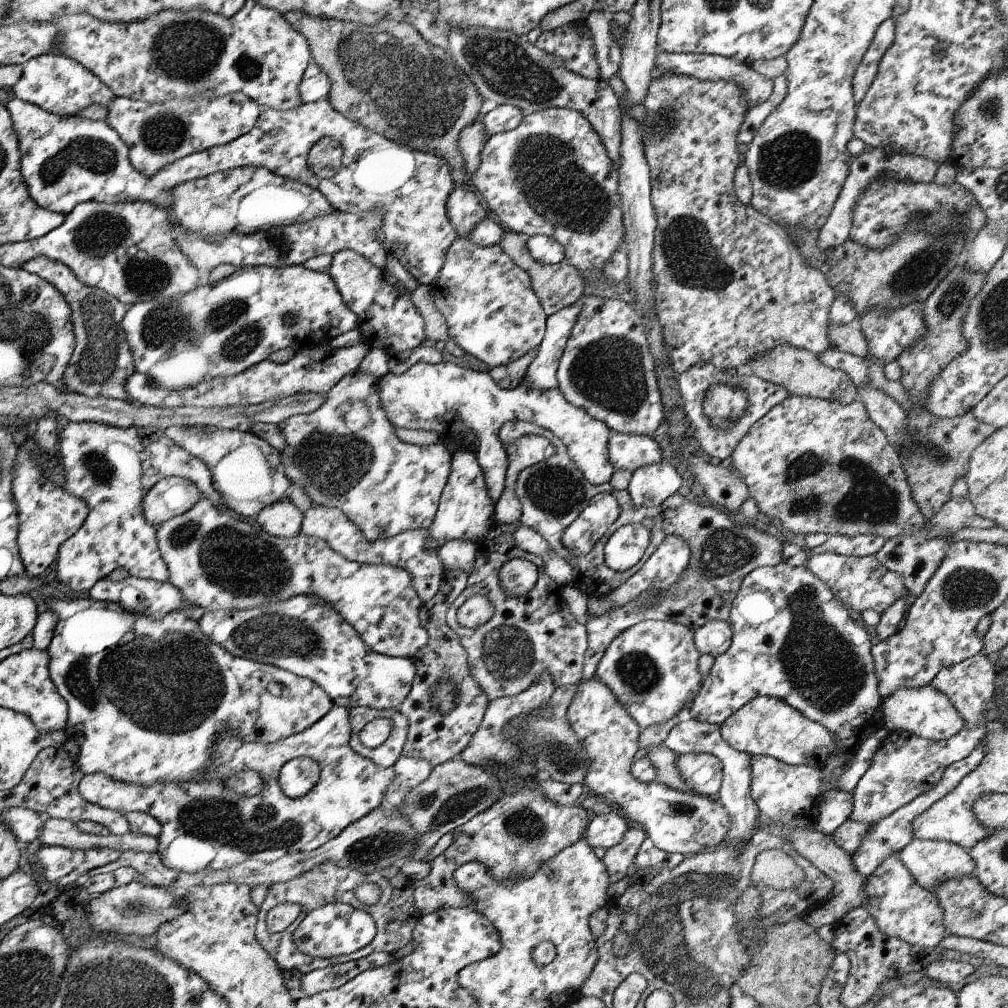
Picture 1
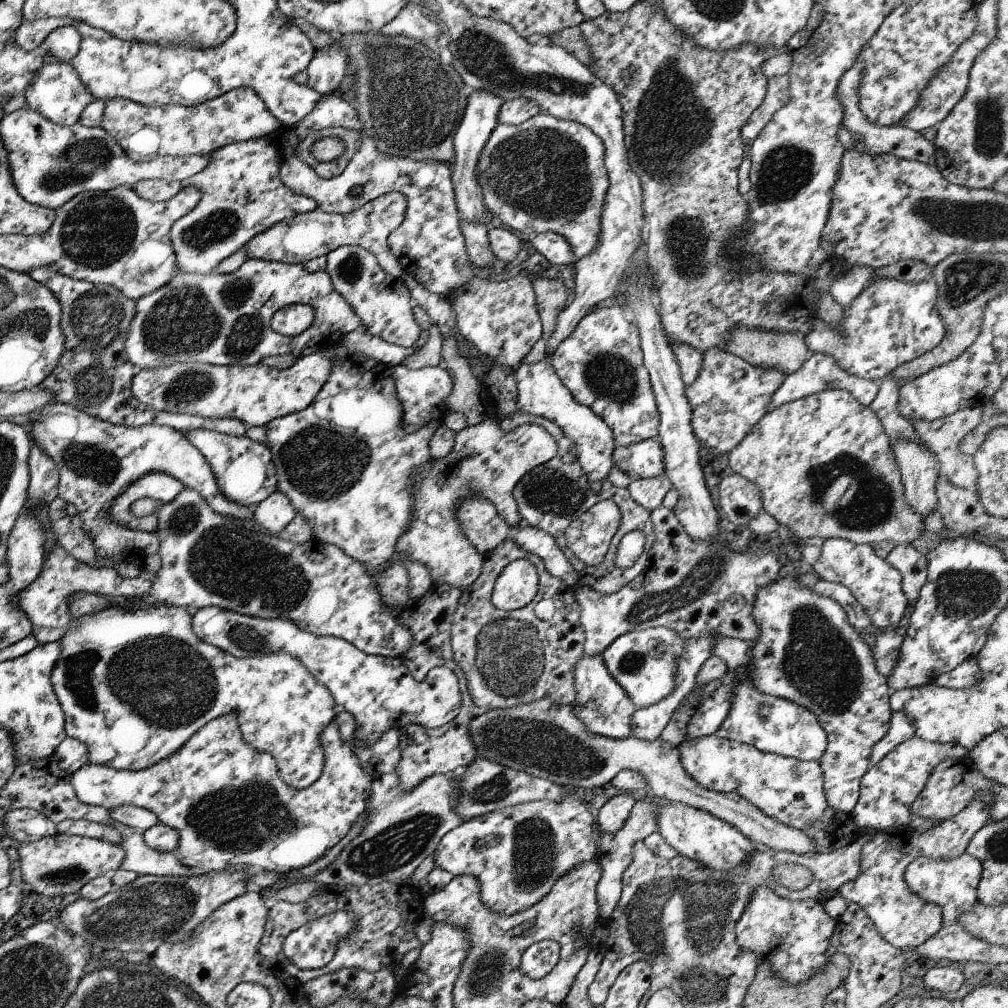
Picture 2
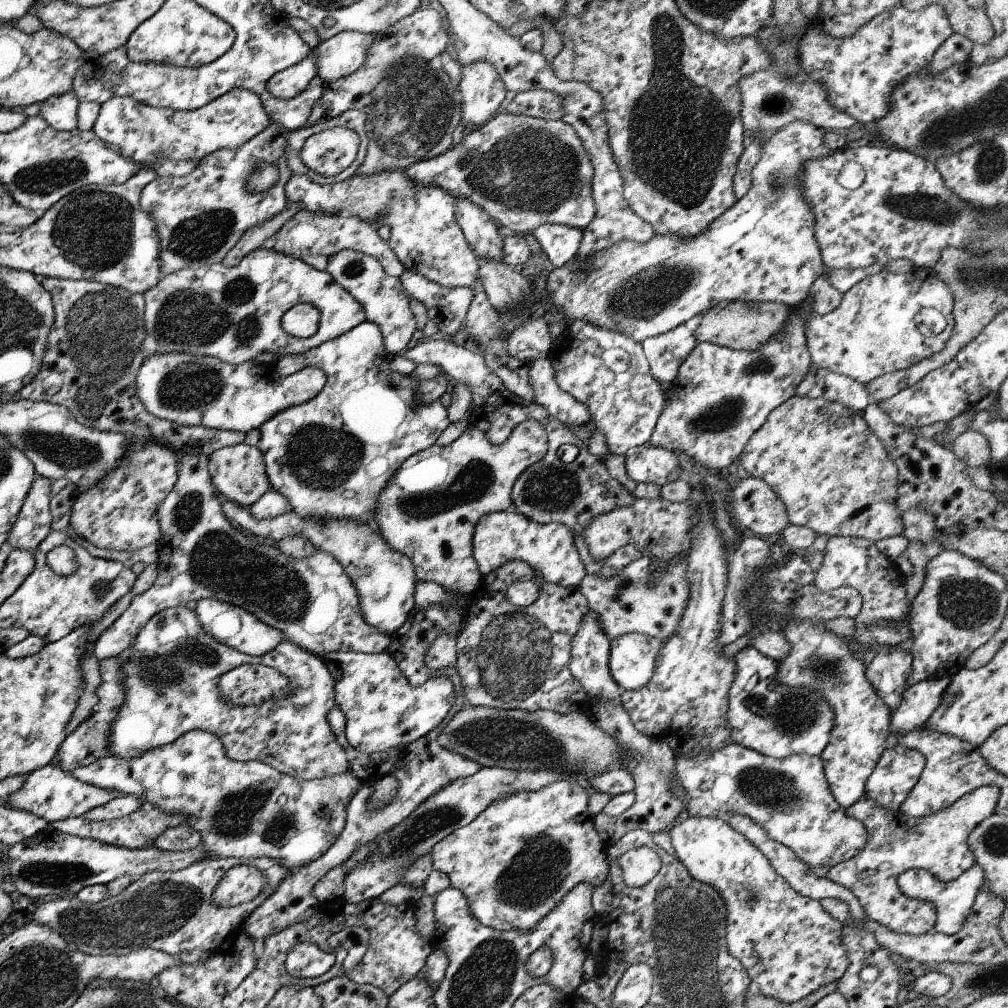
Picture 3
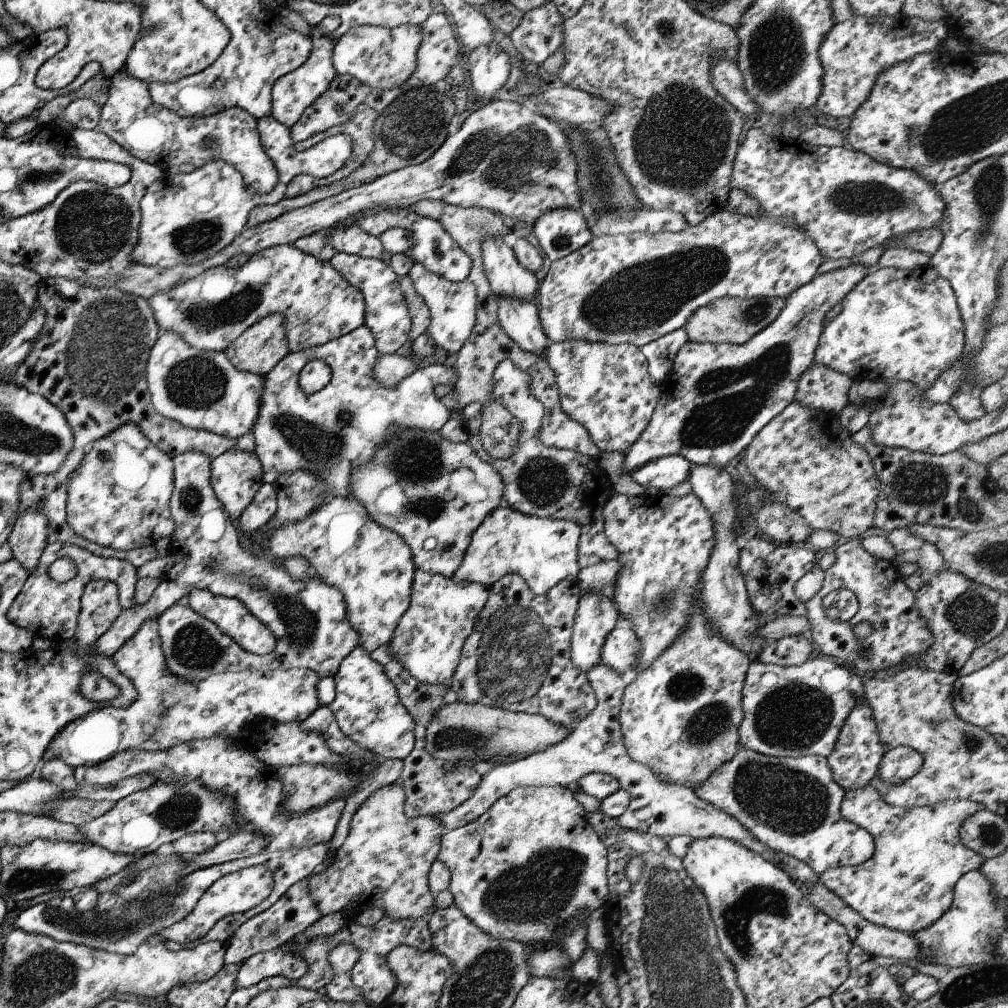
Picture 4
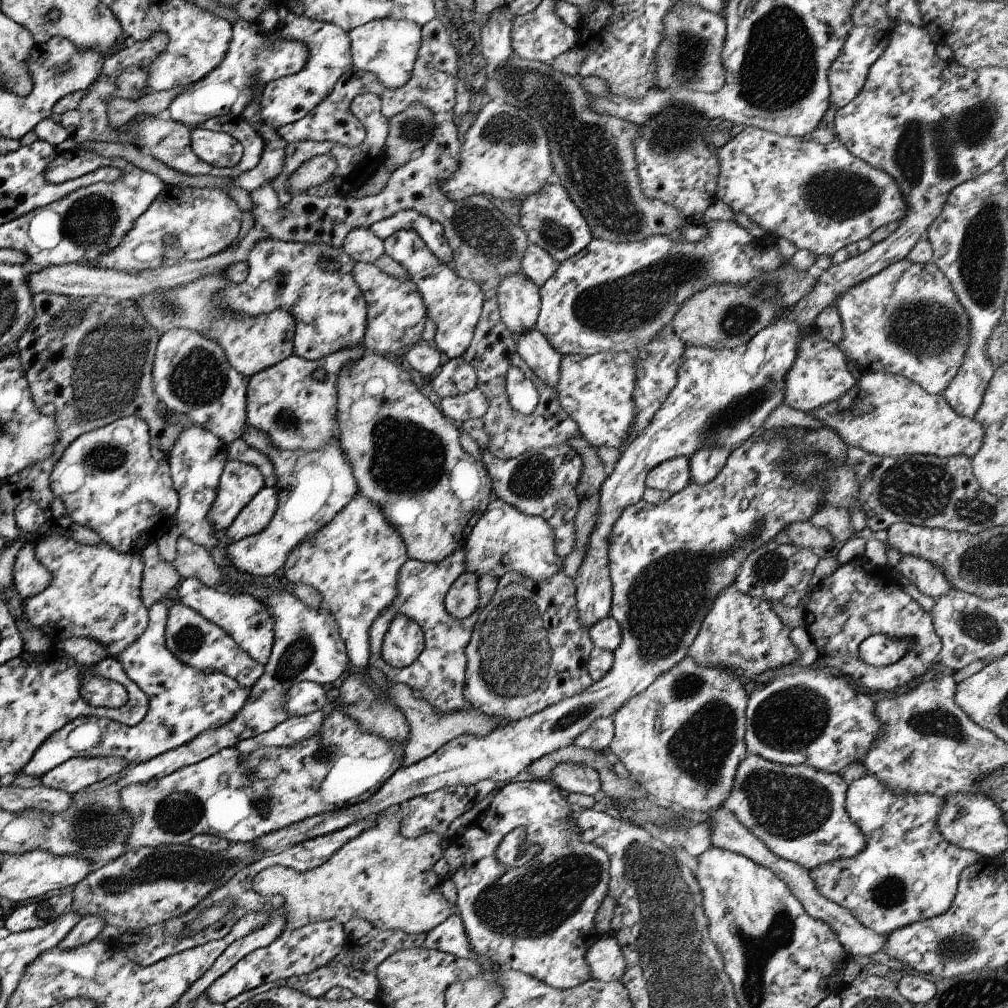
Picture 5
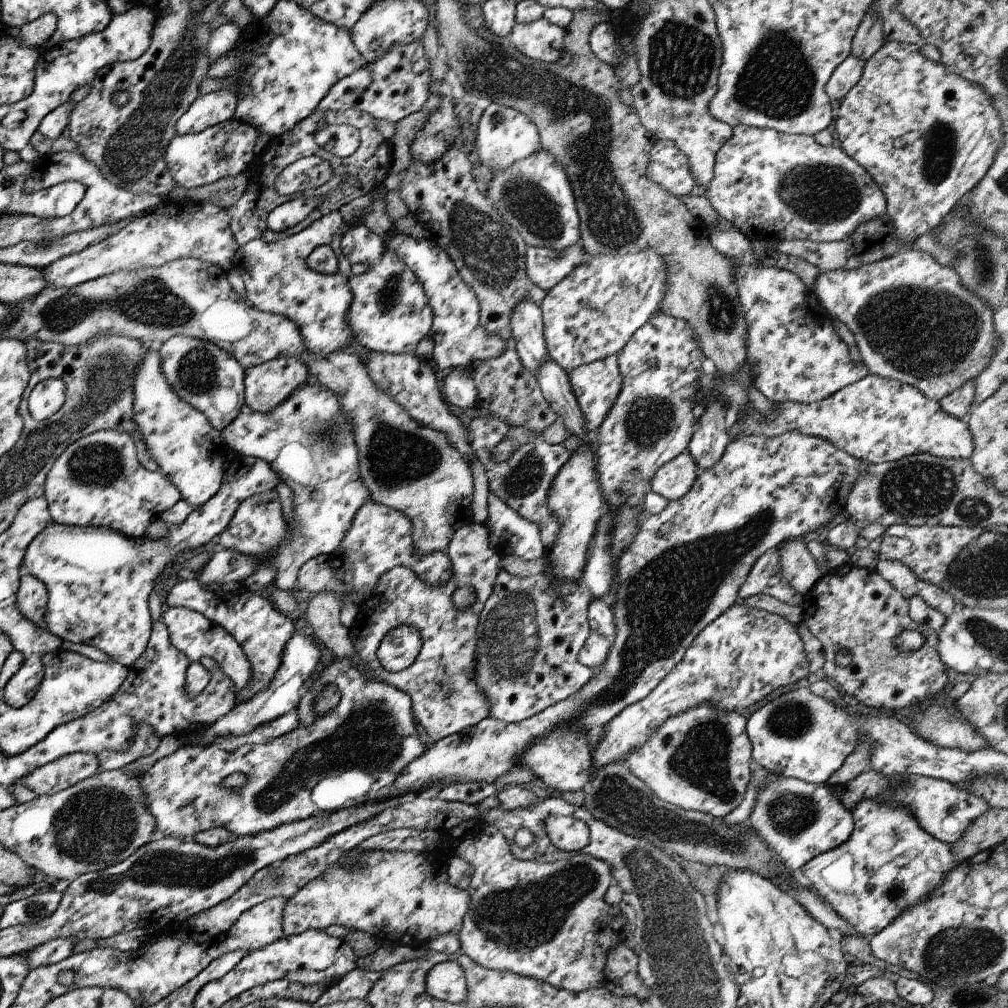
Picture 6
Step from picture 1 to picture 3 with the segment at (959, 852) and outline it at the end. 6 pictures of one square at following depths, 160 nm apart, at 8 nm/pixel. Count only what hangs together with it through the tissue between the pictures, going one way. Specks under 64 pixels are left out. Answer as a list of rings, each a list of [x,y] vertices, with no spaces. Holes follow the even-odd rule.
[[[977,864],[970,866],[964,873],[961,873],[951,882],[939,882],[936,878],[933,878],[932,874],[929,874],[929,871],[913,870],[912,868],[901,873],[895,880],[899,890],[905,896],[926,900],[935,907],[936,921],[932,930],[944,935],[955,934],[962,927],[967,914],[971,910],[971,905],[974,903],[978,888],[983,882],[984,872]]]

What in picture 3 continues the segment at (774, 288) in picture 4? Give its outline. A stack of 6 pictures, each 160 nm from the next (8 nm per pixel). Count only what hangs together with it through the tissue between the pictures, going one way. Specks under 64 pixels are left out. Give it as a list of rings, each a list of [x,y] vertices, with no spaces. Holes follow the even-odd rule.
[[[793,121],[781,127],[775,134],[764,142],[762,147],[761,158],[757,164],[753,166],[751,171],[751,186],[749,190],[736,200],[725,212],[722,212],[717,218],[714,218],[709,224],[697,234],[690,237],[682,237],[677,233],[655,233],[649,240],[643,244],[635,241],[627,241],[621,239],[615,241],[612,245],[598,250],[597,252],[587,255],[582,261],[577,259],[569,259],[562,267],[554,268],[548,274],[545,285],[545,300],[551,306],[551,312],[565,325],[573,321],[583,321],[593,326],[604,328],[610,331],[618,332],[619,334],[631,337],[634,341],[643,342],[647,337],[654,337],[658,334],[667,332],[677,325],[689,320],[695,314],[703,313],[712,306],[726,303],[727,301],[745,301],[745,302],[778,302],[786,304],[789,308],[796,307],[803,299],[809,296],[809,287],[813,281],[825,272],[822,262],[821,253],[819,252],[816,240],[814,237],[814,216],[810,211],[806,200],[800,192],[798,180],[801,174],[801,165],[807,159],[823,158],[830,153],[822,141],[822,129],[815,128],[812,124]]]

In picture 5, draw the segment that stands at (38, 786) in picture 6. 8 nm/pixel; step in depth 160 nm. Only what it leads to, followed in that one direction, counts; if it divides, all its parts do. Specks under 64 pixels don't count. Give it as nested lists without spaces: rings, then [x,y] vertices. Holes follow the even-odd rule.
[[[75,757],[48,770],[39,777],[39,784],[72,795],[128,767],[119,757]]]

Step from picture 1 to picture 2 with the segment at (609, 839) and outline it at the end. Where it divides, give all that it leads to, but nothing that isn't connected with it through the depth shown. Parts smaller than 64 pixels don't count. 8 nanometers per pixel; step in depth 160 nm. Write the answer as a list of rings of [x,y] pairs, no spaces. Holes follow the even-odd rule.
[[[610,792],[607,802],[595,813],[595,825],[599,832],[613,834],[619,830],[623,826],[635,799],[636,795],[632,793]]]

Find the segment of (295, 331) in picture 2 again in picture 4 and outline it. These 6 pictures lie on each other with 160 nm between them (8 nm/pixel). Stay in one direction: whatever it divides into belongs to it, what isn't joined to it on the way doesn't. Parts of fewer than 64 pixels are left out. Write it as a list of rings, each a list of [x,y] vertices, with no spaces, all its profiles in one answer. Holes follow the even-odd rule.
[[[362,325],[326,344],[285,354],[273,366],[265,375],[257,422],[252,428],[254,454],[261,464],[262,483],[272,485],[279,474],[305,470],[319,478],[319,482],[325,482],[324,501],[335,496],[347,497],[350,496],[351,468],[365,466],[391,434],[401,430],[405,433],[417,429],[429,432],[441,429],[452,412],[435,397],[433,386],[455,382],[454,368],[430,361],[419,365],[413,374],[405,376],[395,386],[383,388],[373,379],[373,364],[377,358],[375,336]],[[313,360],[329,366],[331,380],[318,392],[303,394],[298,388],[298,375],[301,368]],[[325,420],[335,420],[331,432],[325,430]],[[339,454],[345,454],[345,478],[327,478],[331,466],[338,462]]]

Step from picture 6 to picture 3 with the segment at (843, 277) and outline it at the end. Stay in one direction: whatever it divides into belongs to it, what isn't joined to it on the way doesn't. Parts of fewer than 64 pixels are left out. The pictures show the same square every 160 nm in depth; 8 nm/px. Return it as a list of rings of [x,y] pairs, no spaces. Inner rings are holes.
[[[913,267],[907,273],[893,273],[886,268],[861,279],[842,294],[839,306],[831,312],[813,313],[806,318],[806,346],[814,368],[852,378],[866,385],[875,377],[907,369],[920,360],[938,353],[948,341],[954,325],[953,297],[949,287],[935,276],[933,269]]]

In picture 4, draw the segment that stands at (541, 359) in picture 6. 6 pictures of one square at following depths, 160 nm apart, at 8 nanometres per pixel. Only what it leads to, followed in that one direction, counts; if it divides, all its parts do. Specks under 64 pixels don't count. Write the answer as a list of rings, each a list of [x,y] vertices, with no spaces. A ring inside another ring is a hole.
[[[501,236],[483,238],[481,264],[494,296],[533,301],[537,278],[519,266],[513,251],[507,248]]]

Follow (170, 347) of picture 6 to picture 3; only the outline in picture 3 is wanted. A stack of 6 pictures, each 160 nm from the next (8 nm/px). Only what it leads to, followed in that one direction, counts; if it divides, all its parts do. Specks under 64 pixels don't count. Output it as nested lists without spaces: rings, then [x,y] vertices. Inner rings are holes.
[[[168,352],[149,355],[138,368],[135,384],[138,399],[154,417],[165,419],[183,426],[202,426],[208,429],[221,429],[246,434],[258,429],[262,422],[271,418],[277,411],[291,405],[298,405],[312,399],[325,384],[326,376],[321,369],[304,367],[295,373],[280,377],[274,364],[251,361],[232,365],[218,358],[192,355],[189,353]]]

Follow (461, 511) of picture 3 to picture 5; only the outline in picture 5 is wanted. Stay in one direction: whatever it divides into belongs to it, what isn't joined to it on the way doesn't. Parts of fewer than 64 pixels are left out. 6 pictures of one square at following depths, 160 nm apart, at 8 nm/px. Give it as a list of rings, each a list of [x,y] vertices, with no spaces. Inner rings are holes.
[[[368,352],[361,355],[353,362],[340,368],[334,384],[336,390],[336,428],[338,429],[338,443],[348,456],[349,464],[352,466],[358,494],[368,498],[371,502],[377,503],[384,514],[384,517],[391,523],[394,529],[398,530],[406,546],[406,558],[415,559],[422,563],[439,562],[442,558],[449,556],[457,547],[466,544],[467,537],[477,522],[477,519],[485,512],[489,502],[489,492],[492,490],[491,481],[486,468],[481,461],[475,461],[467,454],[460,445],[459,435],[461,433],[458,425],[449,418],[443,416],[437,406],[435,397],[428,395],[425,391],[419,391],[411,380],[409,374],[403,372],[400,366],[395,366],[382,355],[374,355]]]

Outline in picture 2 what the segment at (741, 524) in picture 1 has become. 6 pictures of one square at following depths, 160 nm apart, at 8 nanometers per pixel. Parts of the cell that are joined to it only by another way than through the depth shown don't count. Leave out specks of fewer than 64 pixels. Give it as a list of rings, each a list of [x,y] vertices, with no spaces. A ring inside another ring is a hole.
[[[663,506],[650,511],[650,521],[654,532],[653,542],[648,550],[645,567],[639,574],[611,594],[600,595],[589,586],[581,586],[575,590],[574,595],[580,606],[578,618],[584,630],[582,654],[601,654],[619,635],[655,627],[671,629],[684,640],[707,631],[715,631],[723,637],[755,643],[760,636],[760,626],[757,626],[750,612],[756,599],[756,592],[761,587],[773,583],[778,577],[777,571],[782,559],[778,557],[775,549],[764,544],[753,551],[735,553],[716,540],[707,543],[694,541],[678,524],[674,511]]]

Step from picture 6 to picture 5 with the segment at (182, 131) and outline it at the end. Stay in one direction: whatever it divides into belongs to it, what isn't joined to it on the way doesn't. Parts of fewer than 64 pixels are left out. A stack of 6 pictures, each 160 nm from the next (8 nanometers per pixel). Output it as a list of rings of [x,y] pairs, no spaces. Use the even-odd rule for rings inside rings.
[[[236,20],[232,24],[232,39],[222,61],[169,104],[170,119],[193,130],[213,117],[225,114],[237,116],[251,98],[253,80],[265,84],[301,70],[308,57],[307,46],[293,38],[276,38],[273,44],[265,44],[263,38],[267,35],[257,22]]]

